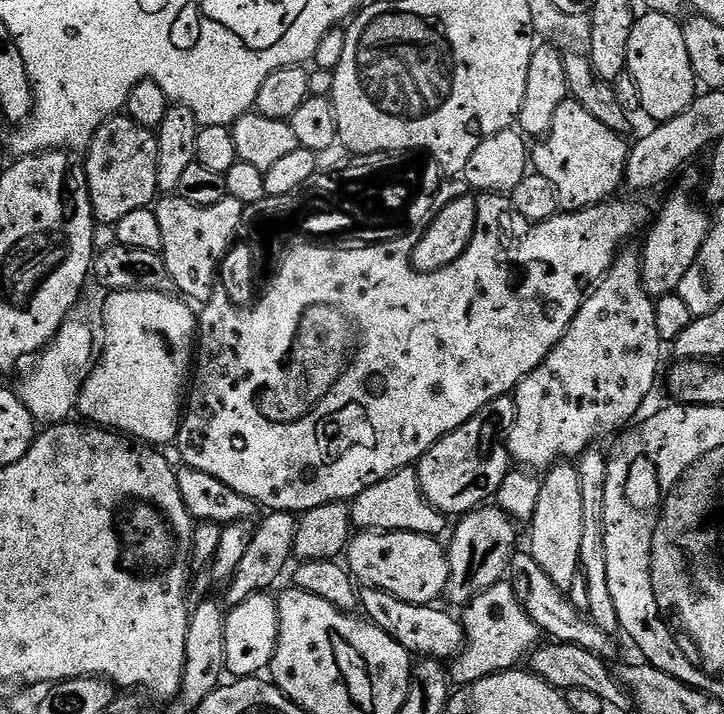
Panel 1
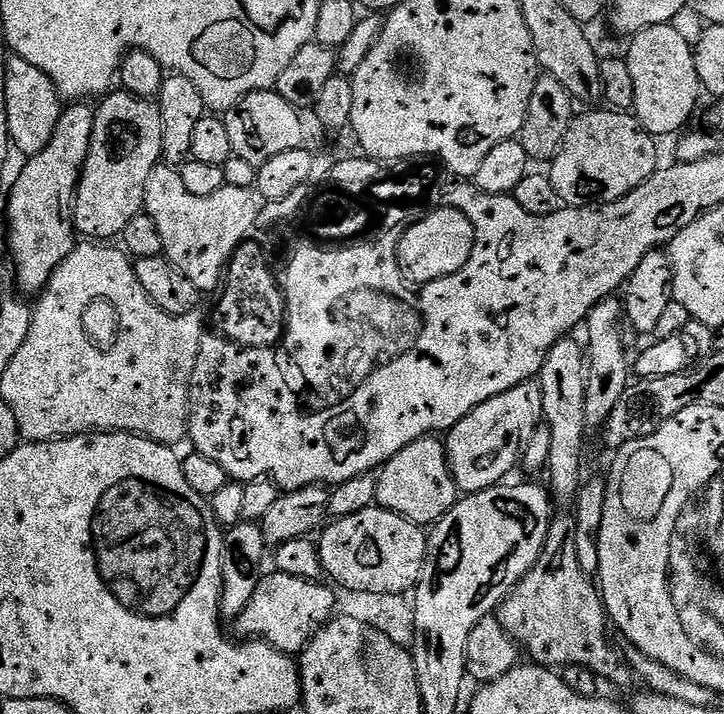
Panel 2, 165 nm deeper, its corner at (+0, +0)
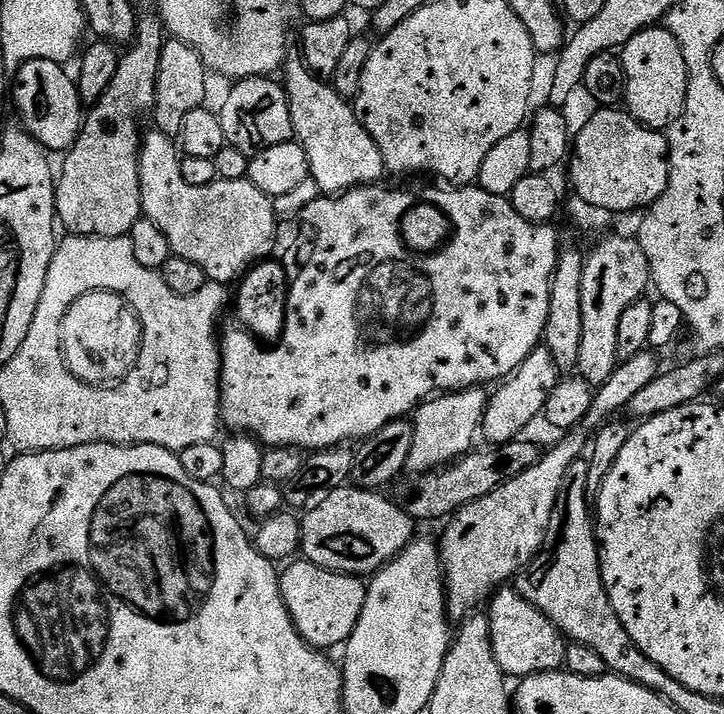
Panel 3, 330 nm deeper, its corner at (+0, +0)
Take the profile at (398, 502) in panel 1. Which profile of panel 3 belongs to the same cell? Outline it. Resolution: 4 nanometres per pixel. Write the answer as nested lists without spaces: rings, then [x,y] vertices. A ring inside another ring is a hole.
[[[483,387],[464,388],[461,392],[445,392],[424,401],[414,413],[412,429],[414,442],[410,446],[407,471],[412,474],[434,472],[468,455],[472,444],[482,432],[484,411],[488,405],[489,393]]]

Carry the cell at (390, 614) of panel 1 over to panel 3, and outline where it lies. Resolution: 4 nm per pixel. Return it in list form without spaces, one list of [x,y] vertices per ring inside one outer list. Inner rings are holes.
[[[515,587],[497,588],[487,601],[486,615],[490,626],[494,662],[498,662],[505,677],[523,678],[564,668],[564,655],[568,649],[564,633],[558,631],[540,610],[516,591]]]

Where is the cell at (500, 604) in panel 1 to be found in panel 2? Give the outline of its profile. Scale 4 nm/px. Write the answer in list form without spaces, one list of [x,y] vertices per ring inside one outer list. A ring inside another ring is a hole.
[[[557,511],[548,525],[548,541],[544,543],[538,562],[516,583],[515,588],[504,597],[494,613],[496,620],[502,622],[502,630],[515,638],[525,653],[533,656],[537,665],[549,670],[563,669],[566,664],[586,666],[601,681],[628,688],[637,683],[638,677],[628,664],[625,653],[608,644],[610,621],[604,610],[604,601],[593,577],[583,572],[578,564],[575,549],[575,522],[571,515]]]

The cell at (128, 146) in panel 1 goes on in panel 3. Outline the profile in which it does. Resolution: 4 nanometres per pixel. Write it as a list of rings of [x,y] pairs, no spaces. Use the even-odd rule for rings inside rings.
[[[155,11],[141,15],[136,22],[136,38],[127,45],[120,57],[120,65],[98,103],[91,105],[80,129],[80,137],[63,157],[64,165],[58,168],[56,180],[56,215],[59,223],[77,236],[127,236],[128,231],[142,218],[140,207],[140,145],[142,127],[140,115],[151,113],[156,107],[156,87],[160,55],[166,43],[164,24]]]

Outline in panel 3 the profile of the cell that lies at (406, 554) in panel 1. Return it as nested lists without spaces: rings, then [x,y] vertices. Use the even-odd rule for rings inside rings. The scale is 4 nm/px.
[[[355,486],[339,488],[331,492],[326,498],[326,502],[322,502],[317,508],[307,509],[305,516],[308,517],[303,517],[300,525],[300,547],[303,559],[331,572],[343,572],[345,576],[371,577],[384,565],[389,564],[414,539],[412,517],[407,516],[396,505],[395,499],[388,497],[387,500],[384,494],[376,490]]]

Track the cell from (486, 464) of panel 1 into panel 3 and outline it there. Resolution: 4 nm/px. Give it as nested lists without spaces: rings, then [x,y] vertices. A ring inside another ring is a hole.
[[[545,346],[535,348],[526,358],[526,362],[522,362],[522,366],[517,368],[511,376],[507,377],[495,389],[497,392],[493,391],[489,395],[482,425],[483,439],[488,439],[487,443],[492,446],[511,444],[513,440],[523,433],[520,431],[535,416],[539,417],[543,413],[546,406],[546,398],[550,398],[550,394],[554,394],[554,386],[560,383],[561,379],[561,369],[557,368],[550,350]]]

